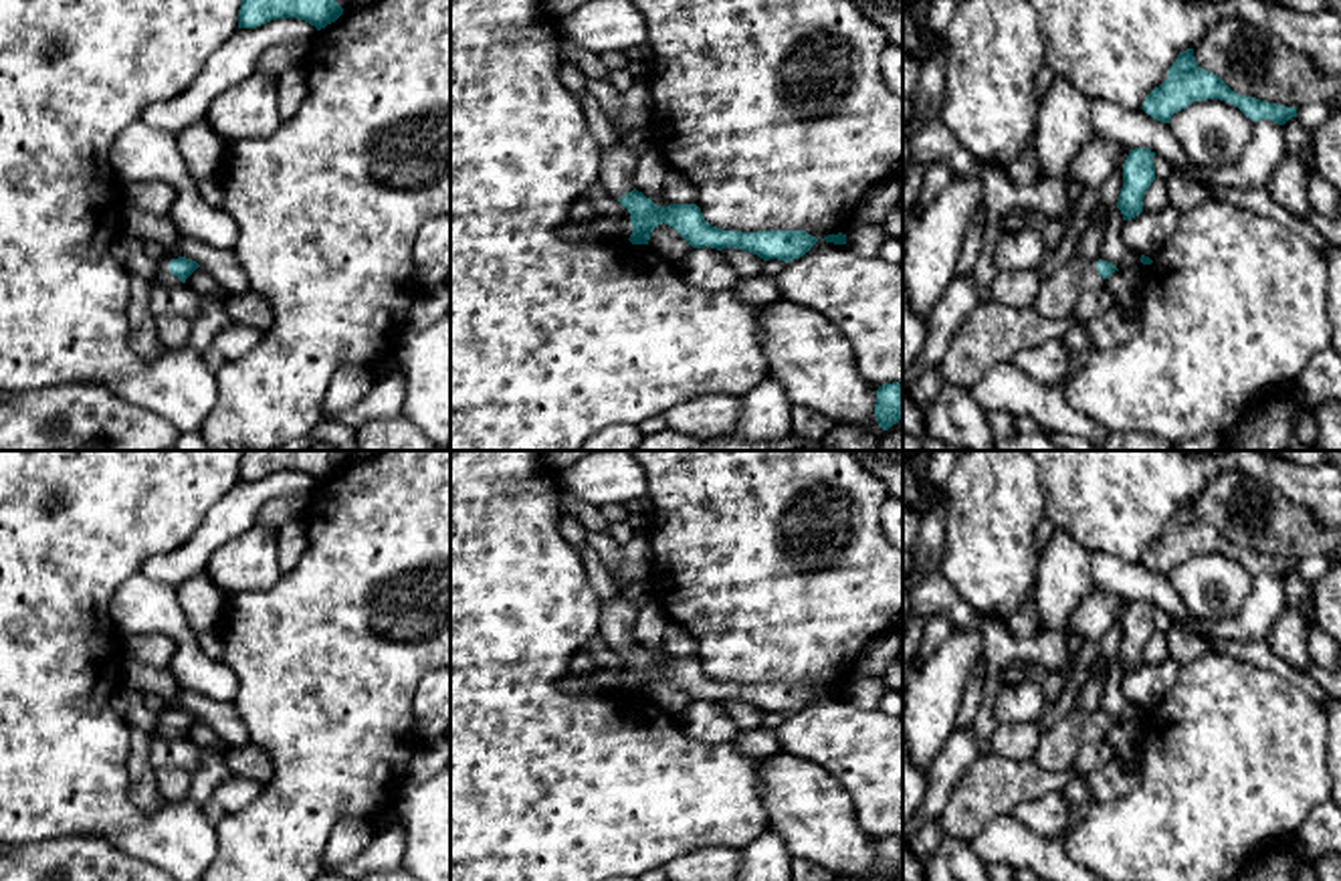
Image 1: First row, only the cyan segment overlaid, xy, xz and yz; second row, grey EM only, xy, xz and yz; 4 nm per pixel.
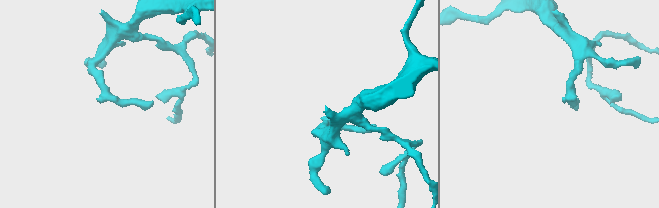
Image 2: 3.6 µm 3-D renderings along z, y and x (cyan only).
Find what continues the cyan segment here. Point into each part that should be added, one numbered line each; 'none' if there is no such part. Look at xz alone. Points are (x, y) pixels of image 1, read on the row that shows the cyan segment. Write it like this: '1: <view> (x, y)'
1: xz (616, 170)

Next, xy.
1: xy (164, 277)

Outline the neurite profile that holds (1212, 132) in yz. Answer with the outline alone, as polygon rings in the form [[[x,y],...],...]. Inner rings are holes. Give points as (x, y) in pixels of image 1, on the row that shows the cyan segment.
[[[1206,99],[1173,113],[1167,125],[1190,162],[1230,166],[1248,145],[1254,121],[1226,101]]]

